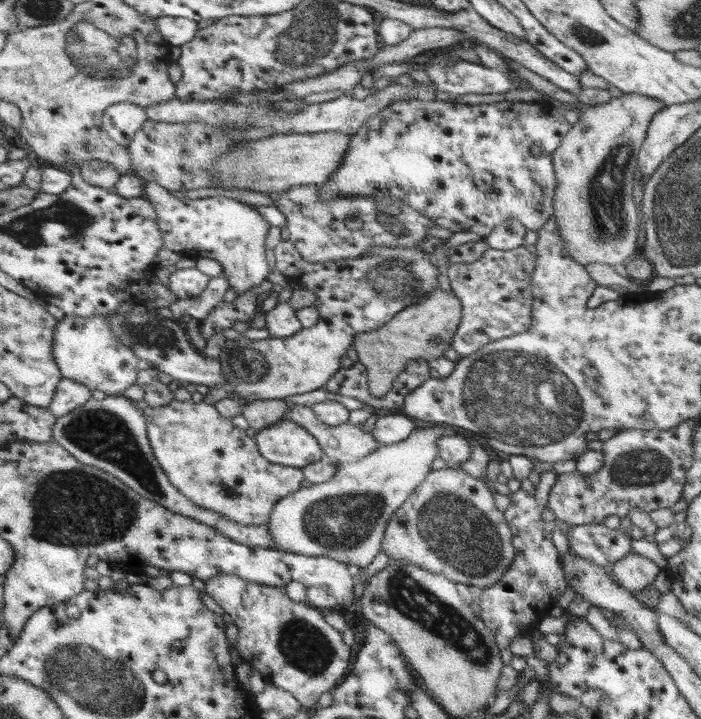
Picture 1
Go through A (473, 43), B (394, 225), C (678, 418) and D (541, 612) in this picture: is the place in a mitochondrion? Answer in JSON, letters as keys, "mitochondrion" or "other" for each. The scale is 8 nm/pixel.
{"A":"other","B":"mitochondrion","C":"other","D":"other"}

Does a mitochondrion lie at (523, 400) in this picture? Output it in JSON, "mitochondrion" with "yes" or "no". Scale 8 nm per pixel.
{"mitochondrion":"yes"}

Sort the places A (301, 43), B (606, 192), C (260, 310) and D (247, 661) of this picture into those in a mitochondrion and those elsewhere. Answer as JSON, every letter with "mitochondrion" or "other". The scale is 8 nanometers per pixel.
{"A":"mitochondrion","B":"mitochondrion","C":"other","D":"other"}

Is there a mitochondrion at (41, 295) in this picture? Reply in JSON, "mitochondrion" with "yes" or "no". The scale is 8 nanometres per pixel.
{"mitochondrion":"no"}

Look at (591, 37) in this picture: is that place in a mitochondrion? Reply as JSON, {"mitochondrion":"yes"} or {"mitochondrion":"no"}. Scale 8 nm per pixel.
{"mitochondrion":"yes"}

